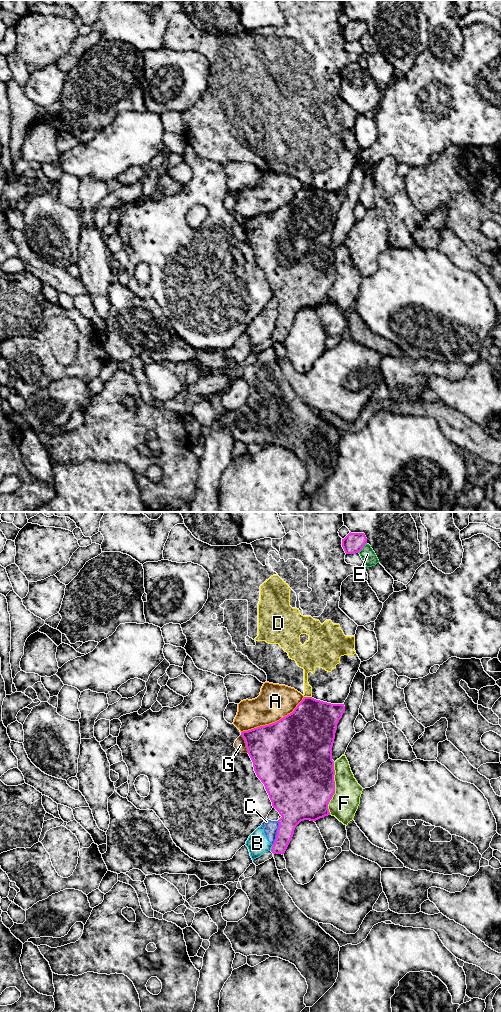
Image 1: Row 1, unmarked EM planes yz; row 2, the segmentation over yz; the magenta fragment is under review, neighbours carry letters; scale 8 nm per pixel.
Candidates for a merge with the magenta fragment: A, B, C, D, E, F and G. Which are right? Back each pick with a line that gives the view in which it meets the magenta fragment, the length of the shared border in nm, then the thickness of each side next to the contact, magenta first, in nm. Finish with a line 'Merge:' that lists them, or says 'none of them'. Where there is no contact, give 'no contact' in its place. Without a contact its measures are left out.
Merge: none of them

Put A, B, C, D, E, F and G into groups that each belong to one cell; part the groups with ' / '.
A / B C / D / E / F / G

